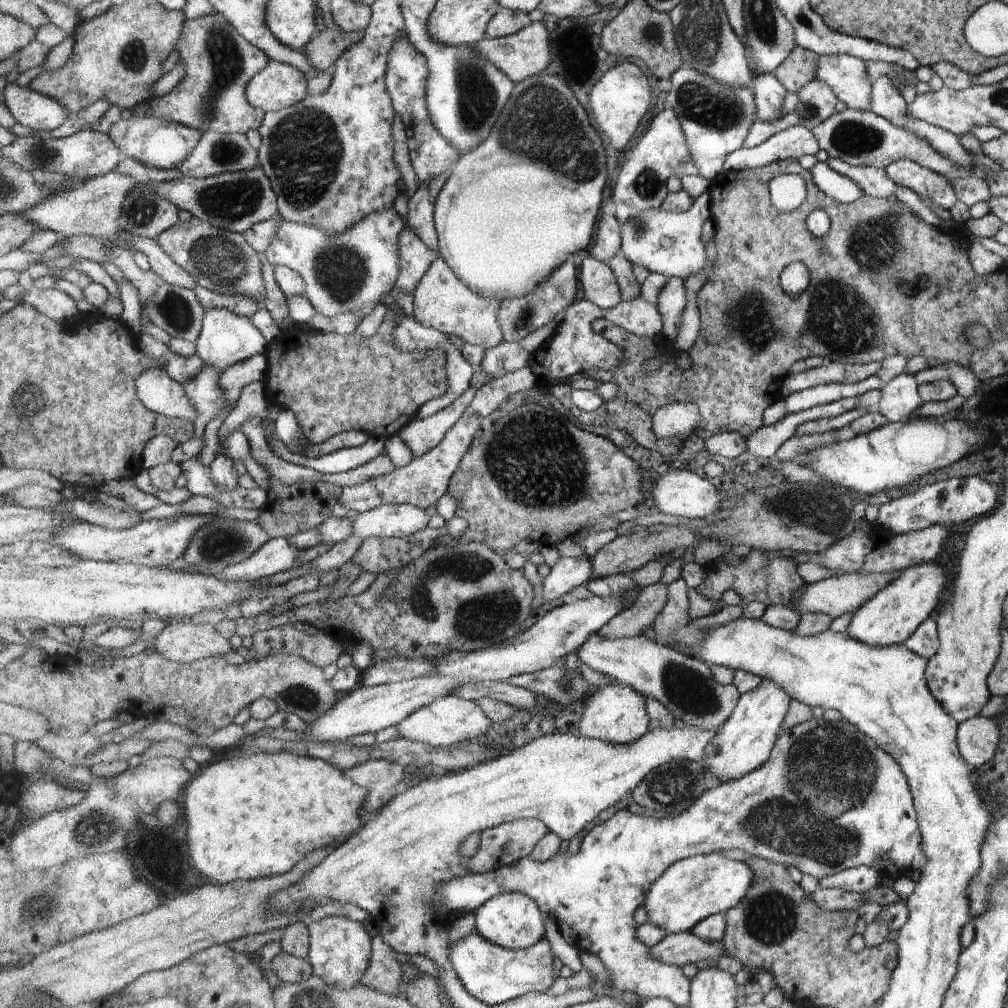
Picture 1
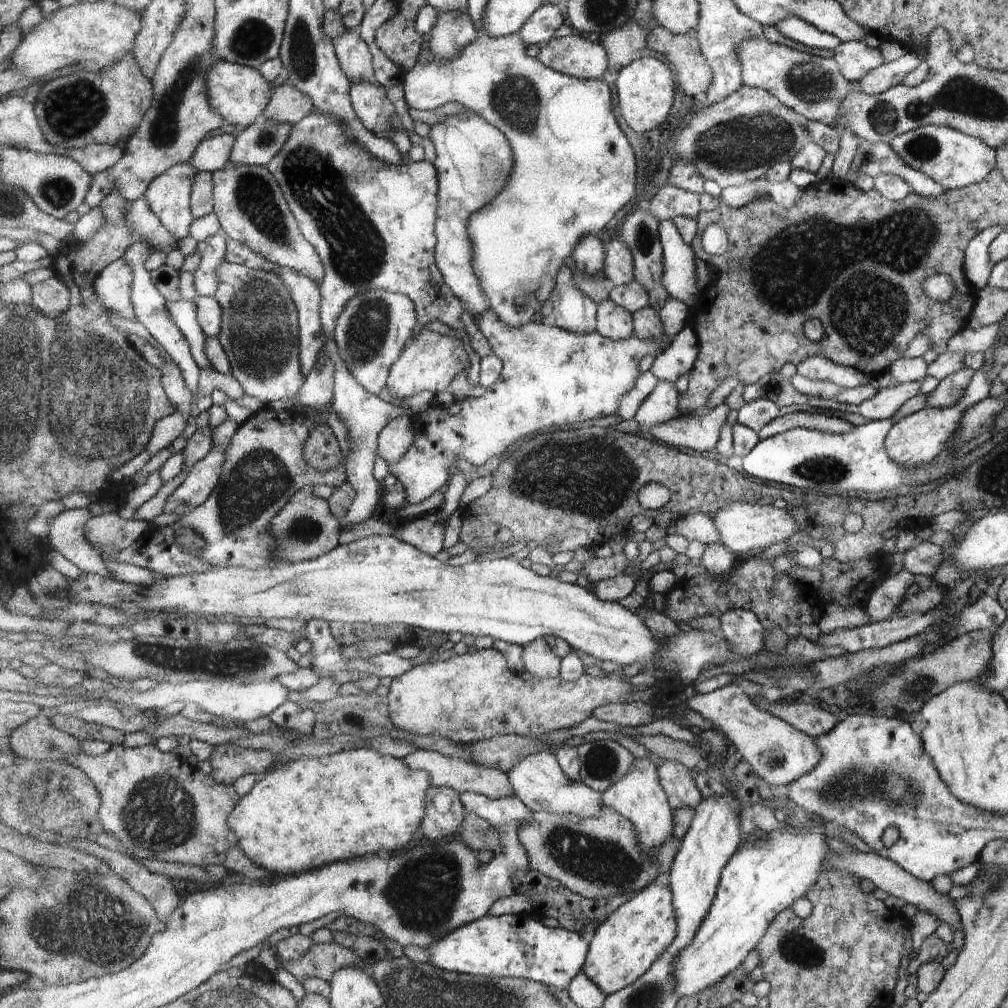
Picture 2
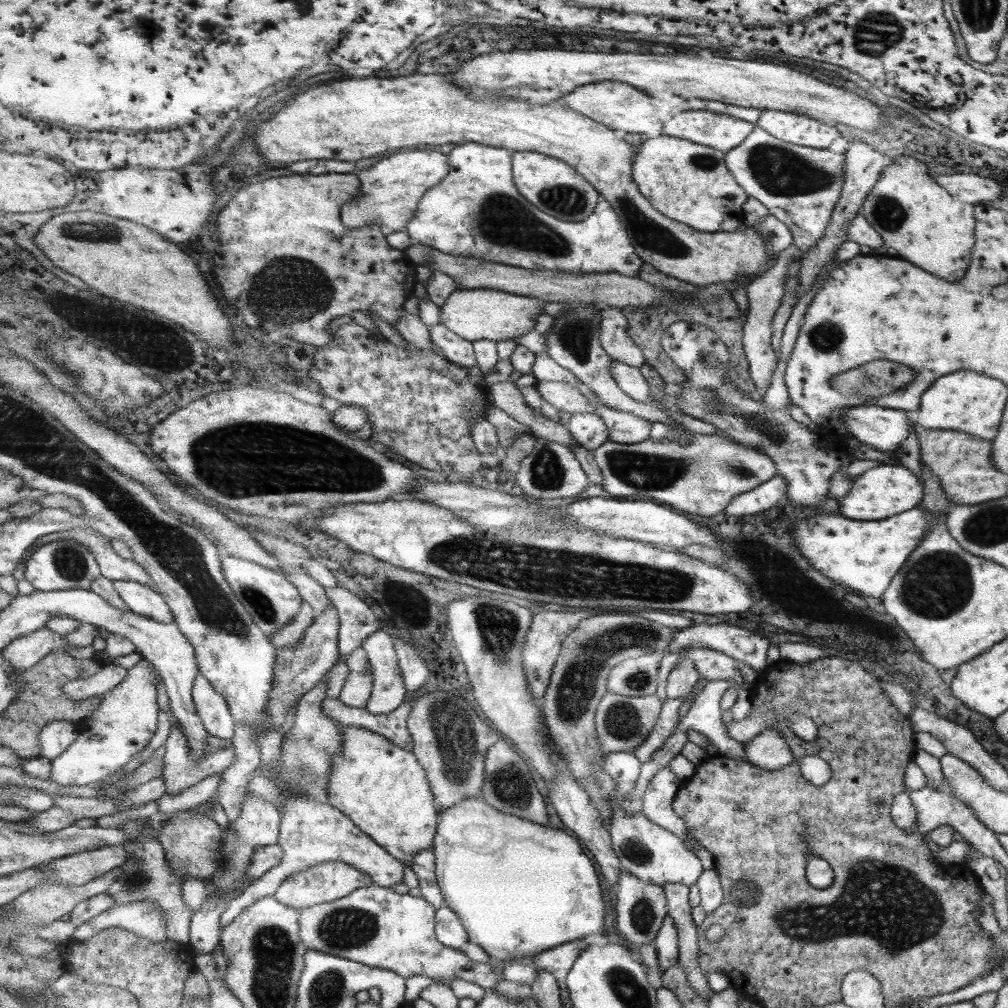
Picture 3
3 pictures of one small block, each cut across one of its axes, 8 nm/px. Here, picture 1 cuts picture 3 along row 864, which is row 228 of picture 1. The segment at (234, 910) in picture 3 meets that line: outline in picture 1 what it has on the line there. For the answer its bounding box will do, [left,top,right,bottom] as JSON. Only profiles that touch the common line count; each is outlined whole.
[263,209,405,321]

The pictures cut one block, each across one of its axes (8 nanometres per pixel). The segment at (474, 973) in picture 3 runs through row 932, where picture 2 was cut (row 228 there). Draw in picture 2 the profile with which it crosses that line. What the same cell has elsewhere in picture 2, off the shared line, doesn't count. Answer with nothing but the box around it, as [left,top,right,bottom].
[267,110,482,386]

